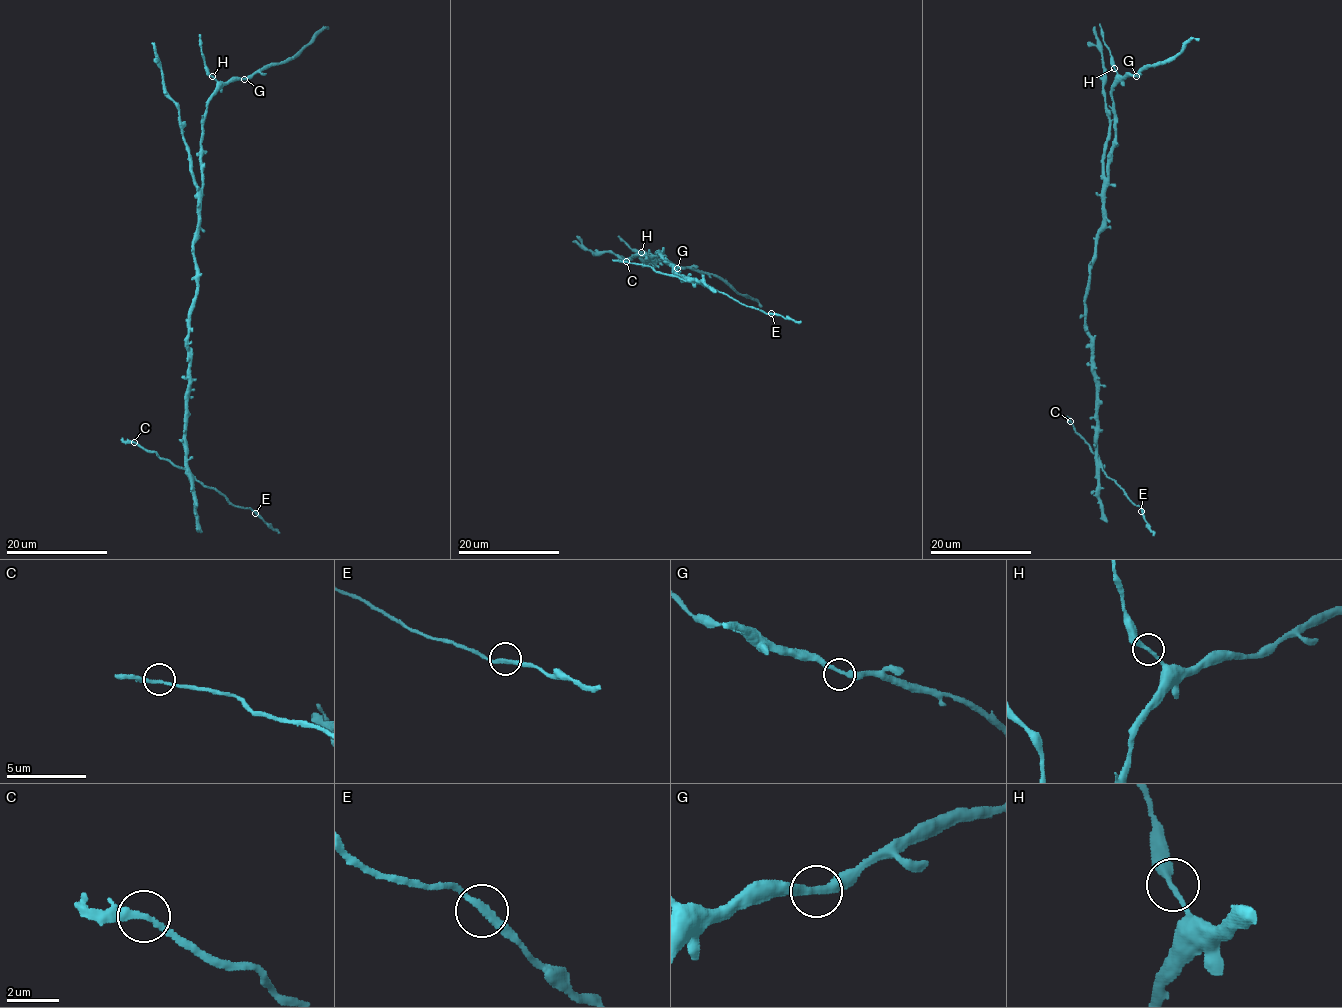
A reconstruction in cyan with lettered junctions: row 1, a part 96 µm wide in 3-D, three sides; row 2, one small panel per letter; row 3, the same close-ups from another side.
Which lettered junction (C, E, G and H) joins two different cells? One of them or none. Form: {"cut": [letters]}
{"cut": []}

